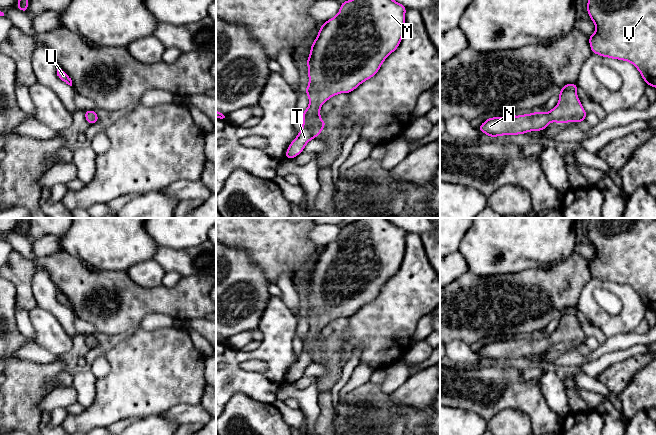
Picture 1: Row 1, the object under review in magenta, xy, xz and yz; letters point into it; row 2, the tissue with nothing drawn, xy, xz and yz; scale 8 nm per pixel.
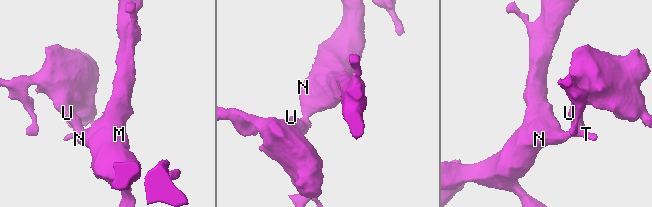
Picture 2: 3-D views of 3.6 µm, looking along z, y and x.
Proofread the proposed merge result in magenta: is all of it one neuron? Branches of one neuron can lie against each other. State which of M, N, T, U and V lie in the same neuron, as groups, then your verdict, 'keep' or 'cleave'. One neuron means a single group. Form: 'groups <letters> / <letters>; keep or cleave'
groups M N T U V; keep

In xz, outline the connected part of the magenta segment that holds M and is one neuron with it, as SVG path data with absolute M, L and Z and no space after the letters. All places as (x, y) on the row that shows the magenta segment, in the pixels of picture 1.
M348 0L341 2L340 10L335 17L324 22L312 43L310 56L306 60L309 85L305 91L310 104L302 112L302 129L288 146L285 159L295 159L310 140L320 135L326 126L326 122L320 118L320 108L328 99L340 93L348 94L364 81L372 78L379 71L384 60L398 48L405 32L406 10L404 5L395 0Z

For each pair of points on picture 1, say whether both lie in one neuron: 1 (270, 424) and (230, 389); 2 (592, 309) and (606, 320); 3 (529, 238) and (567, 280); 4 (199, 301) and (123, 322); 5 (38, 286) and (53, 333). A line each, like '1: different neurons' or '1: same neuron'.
1: different neurons
2: same neuron
3: different neurons
4: same neuron
5: different neurons

